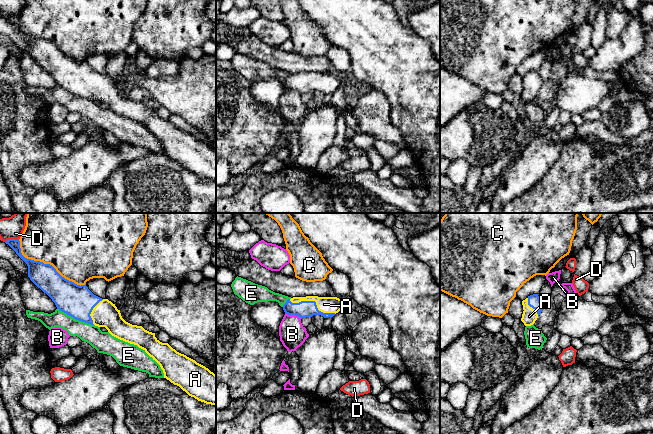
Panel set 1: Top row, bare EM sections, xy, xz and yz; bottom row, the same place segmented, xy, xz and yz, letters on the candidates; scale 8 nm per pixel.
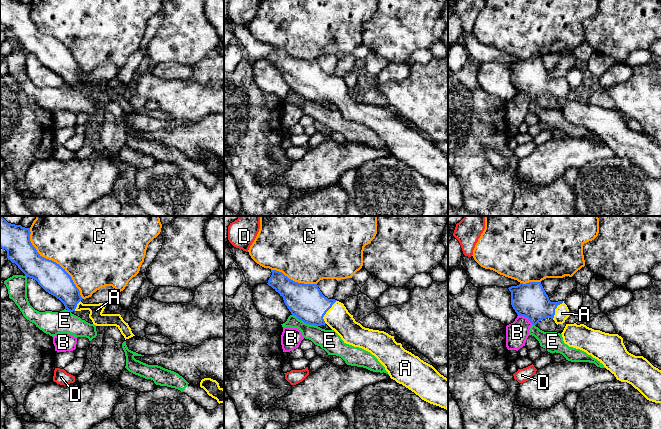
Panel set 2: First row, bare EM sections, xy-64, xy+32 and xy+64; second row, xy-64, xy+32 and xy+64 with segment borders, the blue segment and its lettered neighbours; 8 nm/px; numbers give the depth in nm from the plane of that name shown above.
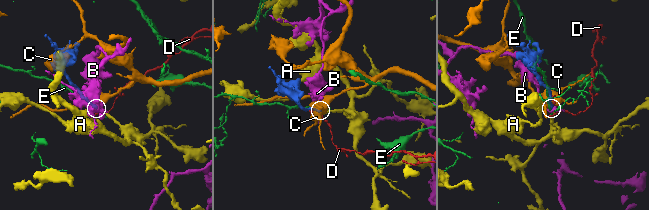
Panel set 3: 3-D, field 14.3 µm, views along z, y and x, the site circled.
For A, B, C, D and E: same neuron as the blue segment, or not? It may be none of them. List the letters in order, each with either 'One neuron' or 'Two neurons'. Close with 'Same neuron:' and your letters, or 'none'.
A: One neuron
B: Two neurons
C: Two neurons
D: Two neurons
E: Two neurons
Same neuron: A

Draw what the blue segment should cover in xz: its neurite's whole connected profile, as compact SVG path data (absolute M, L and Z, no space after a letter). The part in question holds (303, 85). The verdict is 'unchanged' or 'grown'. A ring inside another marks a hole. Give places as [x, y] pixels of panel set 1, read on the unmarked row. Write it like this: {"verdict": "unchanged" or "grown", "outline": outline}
{"verdict": "grown", "outline": "M293 73L283 81L285 90L306 94L321 91L324 94L333 93L338 89L344 78L337 73Z"}

